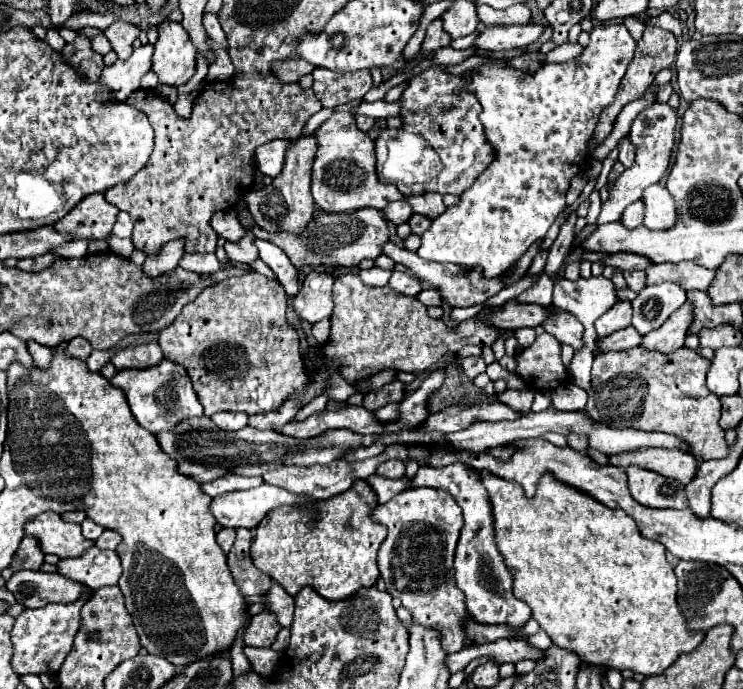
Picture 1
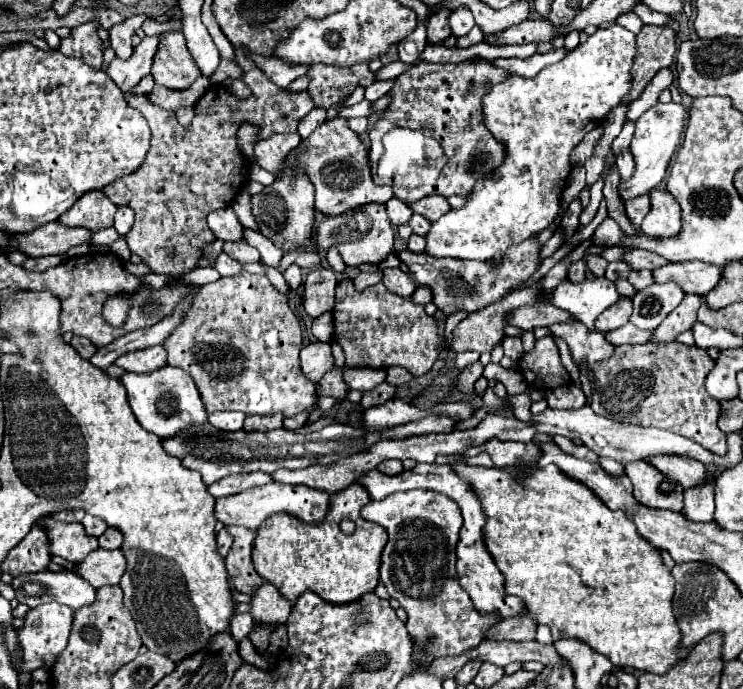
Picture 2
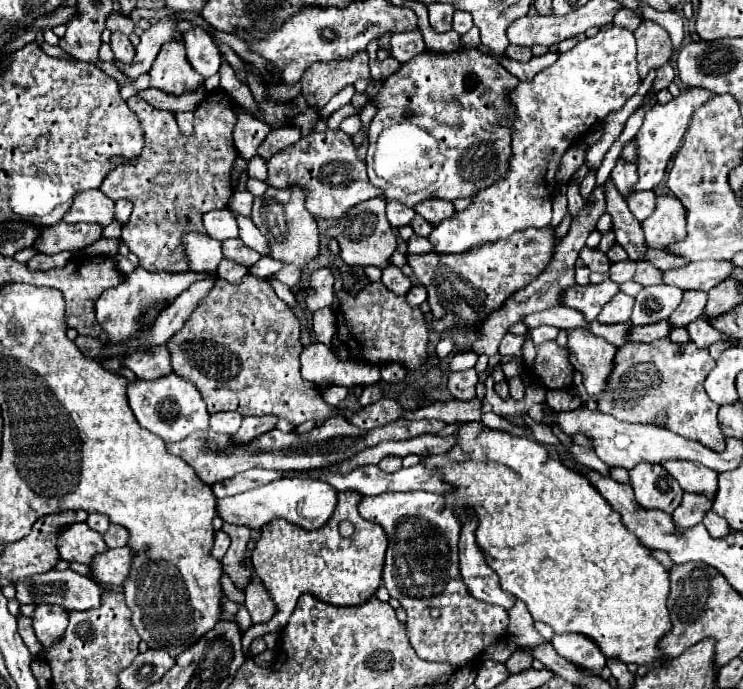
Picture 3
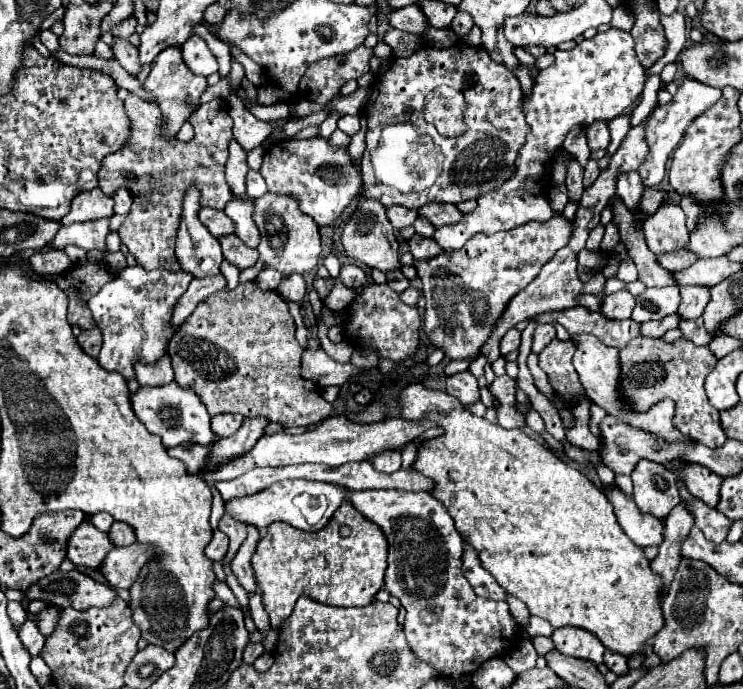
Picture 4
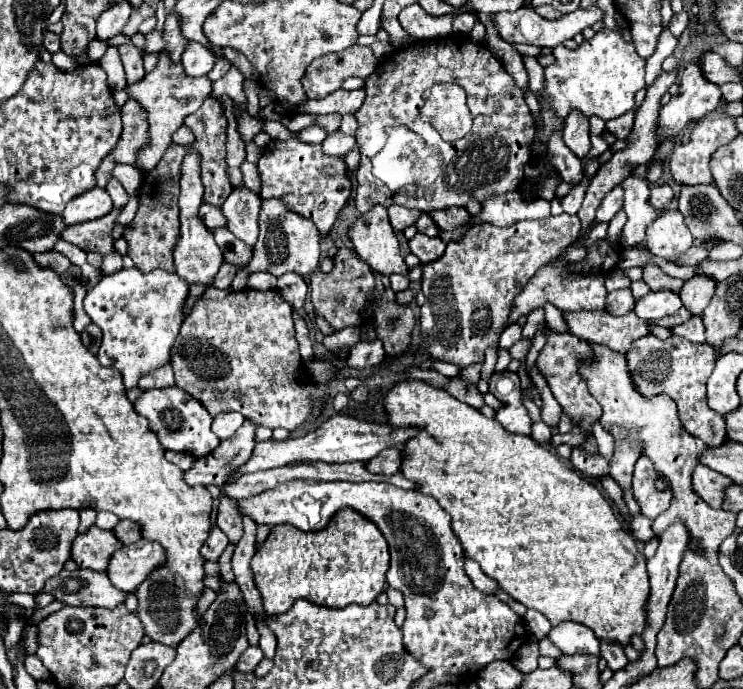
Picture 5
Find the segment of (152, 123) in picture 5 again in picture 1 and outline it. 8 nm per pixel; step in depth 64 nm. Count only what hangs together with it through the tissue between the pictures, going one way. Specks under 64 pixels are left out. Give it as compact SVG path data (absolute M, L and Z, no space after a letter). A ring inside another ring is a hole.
M160 22L158 42L154 44L152 70L156 72L160 84L182 86L196 72L196 50L180 24Z

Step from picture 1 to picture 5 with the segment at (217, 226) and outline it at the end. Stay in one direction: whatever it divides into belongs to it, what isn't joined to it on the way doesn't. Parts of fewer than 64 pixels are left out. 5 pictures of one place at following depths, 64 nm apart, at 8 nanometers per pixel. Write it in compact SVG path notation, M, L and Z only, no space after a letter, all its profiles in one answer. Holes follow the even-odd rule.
M202 202L202 206L200 206L200 218L202 218L206 228L216 228L216 226L224 226L226 224L226 218L222 216L220 208L214 208L208 202Z

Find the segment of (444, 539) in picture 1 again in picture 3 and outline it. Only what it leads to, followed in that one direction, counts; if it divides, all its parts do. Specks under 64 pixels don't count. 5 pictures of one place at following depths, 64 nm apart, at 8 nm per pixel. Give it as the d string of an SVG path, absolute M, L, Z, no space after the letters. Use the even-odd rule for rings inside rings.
M386 492L378 498L362 496L360 516L382 526L388 536L384 586L408 614L406 632L414 652L428 662L450 662L464 668L478 660L486 646L508 634L508 612L470 596L458 574L460 520L446 506L444 496L432 492Z

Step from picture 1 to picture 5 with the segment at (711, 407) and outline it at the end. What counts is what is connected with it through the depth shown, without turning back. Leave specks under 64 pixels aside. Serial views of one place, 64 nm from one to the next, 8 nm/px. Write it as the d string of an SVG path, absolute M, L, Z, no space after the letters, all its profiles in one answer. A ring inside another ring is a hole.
M648 334L636 340L634 348L626 354L626 358L634 384L642 394L668 394L676 402L680 422L686 432L700 438L708 446L718 446L724 442L724 418L720 414L714 414L706 404L706 380L712 374L716 362L714 348L710 344L692 344L678 336L660 340Z

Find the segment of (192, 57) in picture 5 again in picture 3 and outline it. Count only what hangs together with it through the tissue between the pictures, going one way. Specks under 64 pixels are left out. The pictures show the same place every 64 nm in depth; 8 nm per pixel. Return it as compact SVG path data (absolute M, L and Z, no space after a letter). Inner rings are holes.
M194 26L184 32L184 46L186 46L188 62L198 74L208 78L218 72L220 52L218 52L212 36L202 26Z

